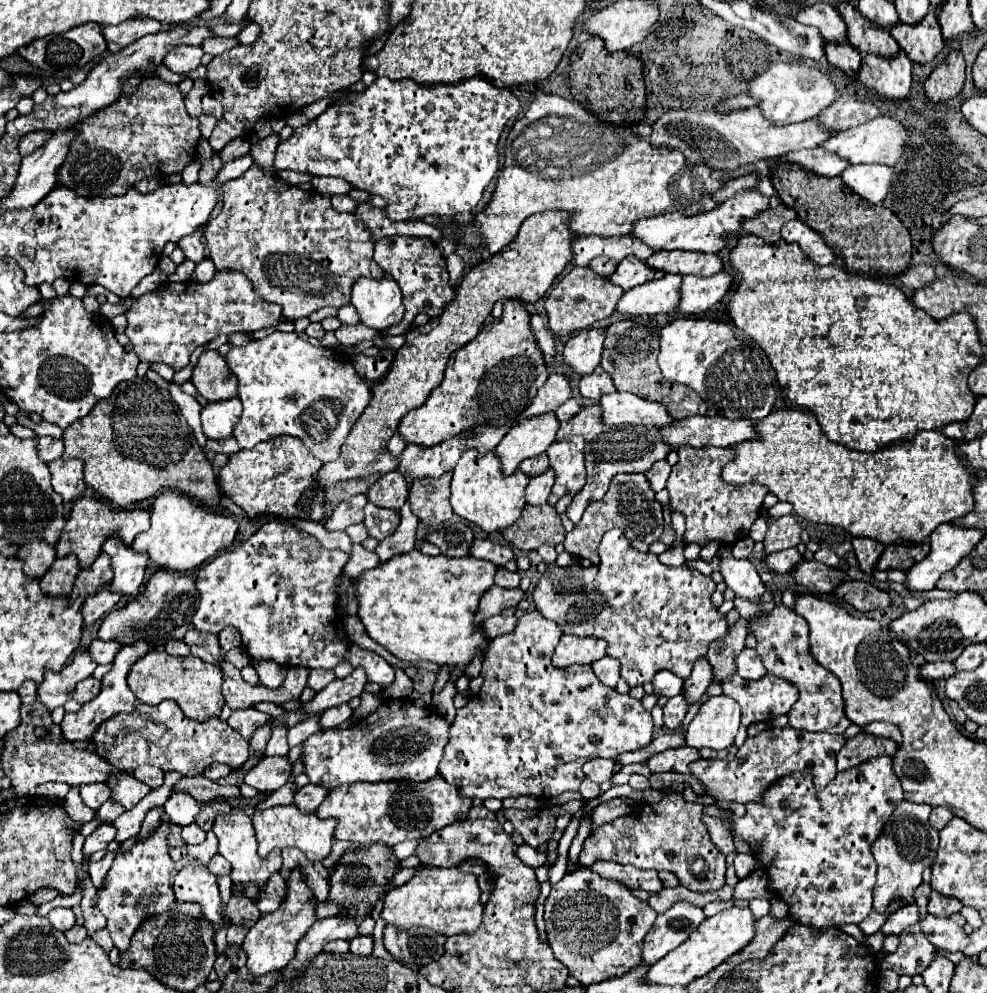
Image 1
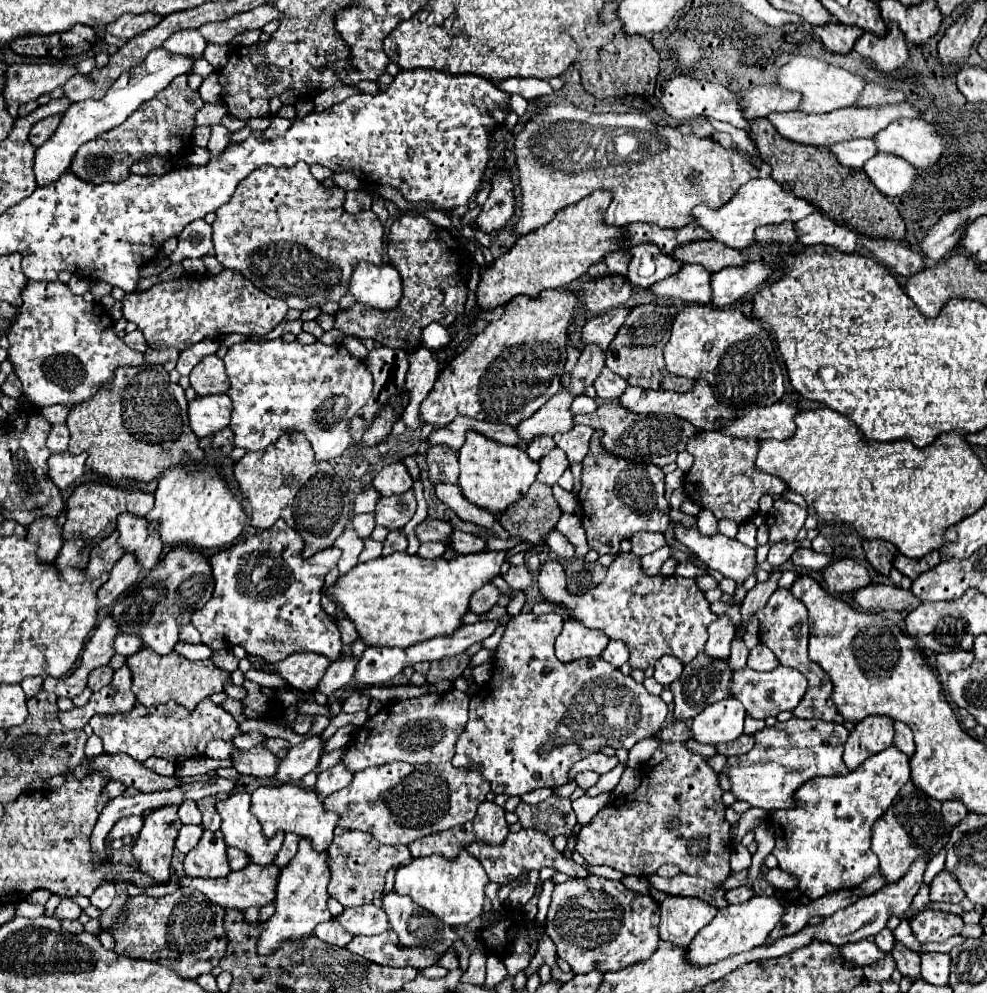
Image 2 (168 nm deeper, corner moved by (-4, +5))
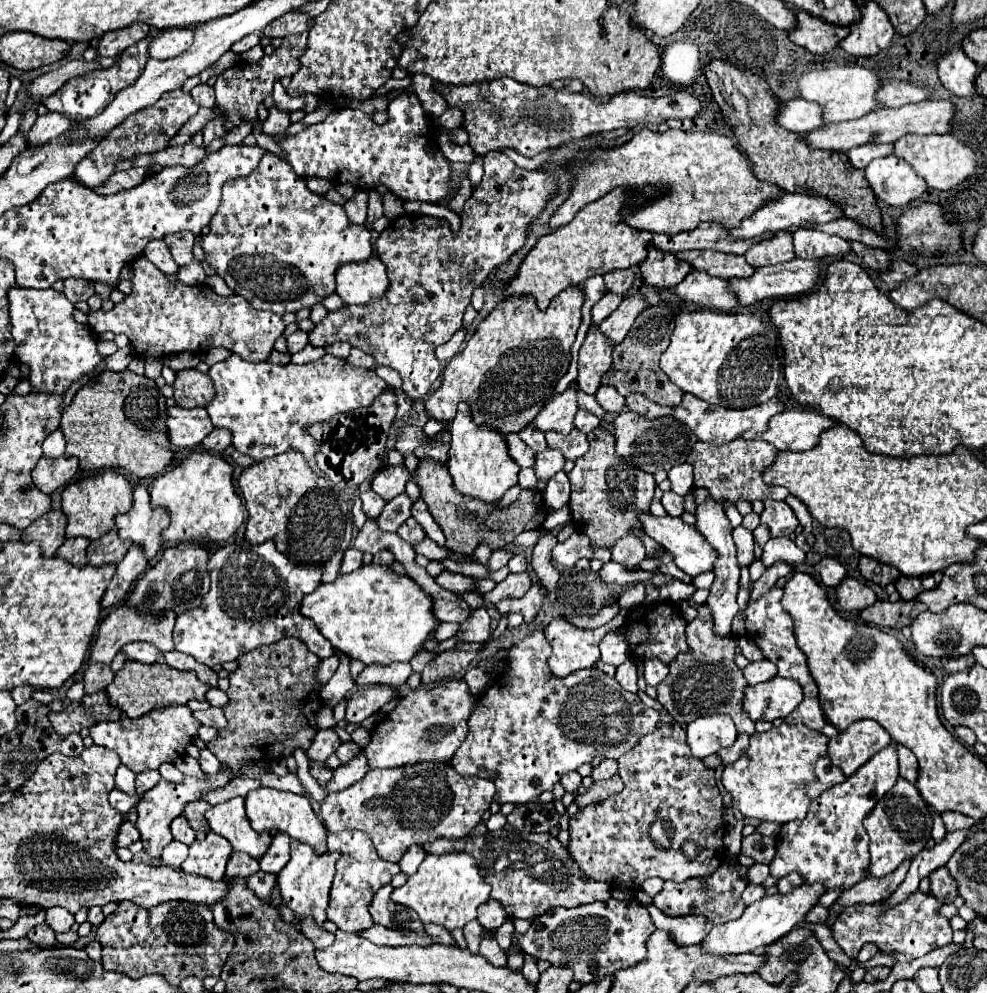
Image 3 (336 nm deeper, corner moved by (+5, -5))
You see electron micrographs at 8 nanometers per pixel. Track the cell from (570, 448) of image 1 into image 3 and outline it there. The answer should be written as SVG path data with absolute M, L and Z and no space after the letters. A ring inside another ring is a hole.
M573 429L567 435L559 435L557 431L553 431L553 433L547 431L545 437L547 437L547 445L553 447L553 449L559 449L565 455L565 459L569 459L569 461L579 459L589 449L587 435L583 431L579 431L579 429Z

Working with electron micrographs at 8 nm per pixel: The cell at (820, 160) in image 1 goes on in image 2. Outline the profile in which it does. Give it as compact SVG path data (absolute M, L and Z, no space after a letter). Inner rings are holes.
M852 139L852 141L830 145L828 151L836 155L840 165L848 169L860 169L870 157L876 155L876 145L870 139Z

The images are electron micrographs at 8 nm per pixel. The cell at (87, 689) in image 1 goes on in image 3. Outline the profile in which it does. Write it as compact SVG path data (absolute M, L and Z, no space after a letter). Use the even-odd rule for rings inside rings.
M89 663L89 667L85 669L85 693L95 693L105 689L107 685L111 685L113 681L113 671L109 665L105 663Z

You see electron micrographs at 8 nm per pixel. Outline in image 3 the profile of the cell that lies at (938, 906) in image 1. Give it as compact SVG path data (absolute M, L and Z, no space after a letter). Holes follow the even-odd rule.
M947 867L935 869L929 875L929 879L931 879L931 893L943 903L953 903L953 899L957 897L957 881L951 877Z

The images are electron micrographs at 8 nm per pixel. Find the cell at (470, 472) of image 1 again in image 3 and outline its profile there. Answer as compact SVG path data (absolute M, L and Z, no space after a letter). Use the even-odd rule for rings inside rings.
M459 403L457 417L451 421L449 433L451 433L451 449L447 467L455 481L457 491L461 491L463 495L471 495L475 499L483 499L487 503L497 503L509 487L517 485L519 465L511 459L505 437L493 427L477 427L471 419L467 403Z

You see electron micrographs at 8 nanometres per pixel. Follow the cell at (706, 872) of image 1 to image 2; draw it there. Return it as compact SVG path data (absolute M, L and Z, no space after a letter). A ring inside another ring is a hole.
M682 721L670 723L666 729L658 731L656 737L664 741L662 747L640 767L642 783L640 787L624 797L614 799L608 807L600 809L596 817L584 825L578 833L576 851L592 865L608 865L624 875L644 877L656 873L658 867L672 863L678 865L682 873L704 877L712 883L722 883L730 877L730 823L724 819L726 805L722 803L722 789L718 785L718 775L708 769L704 757L690 753L684 747L686 739L692 739L690 729Z

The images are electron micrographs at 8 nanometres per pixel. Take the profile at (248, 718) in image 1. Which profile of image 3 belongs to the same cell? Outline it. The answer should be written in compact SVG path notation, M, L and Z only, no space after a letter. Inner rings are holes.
M209 707L207 711L195 711L193 715L203 725L209 725L209 727L215 727L215 729L227 727L227 719L223 717L223 711L217 709L217 707Z

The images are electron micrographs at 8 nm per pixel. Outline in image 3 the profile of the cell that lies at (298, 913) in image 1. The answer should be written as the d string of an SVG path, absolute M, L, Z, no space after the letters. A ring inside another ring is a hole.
M299 841L291 843L291 859L289 863L283 867L283 871L277 875L279 881L279 891L281 891L281 899L283 903L295 911L297 921L305 919L305 917L313 917L317 925L323 925L327 915L327 903L329 903L329 889L333 883L333 875L335 875L335 861L339 859L339 851L335 853L323 853L317 855L313 851L313 847L303 845Z

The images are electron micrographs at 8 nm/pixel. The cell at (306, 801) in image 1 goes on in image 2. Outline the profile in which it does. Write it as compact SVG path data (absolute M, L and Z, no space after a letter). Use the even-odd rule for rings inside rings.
M338 763L332 769L328 769L328 771L324 771L324 773L318 775L318 781L314 785L314 791L318 793L320 799L324 799L324 797L336 793L338 789L346 787L348 781L352 781L352 773L348 769L344 769L344 765Z

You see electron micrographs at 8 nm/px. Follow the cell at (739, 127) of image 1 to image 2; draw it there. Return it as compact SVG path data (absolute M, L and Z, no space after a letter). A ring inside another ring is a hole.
M896 103L896 105L882 105L882 107L844 107L836 109L832 113L824 115L806 115L802 111L788 111L788 113L770 113L766 119L778 129L778 133L794 143L812 145L812 147L828 147L838 141L850 141L856 137L874 137L880 129L884 129L888 123L900 119L900 117L918 117L918 113L908 103Z

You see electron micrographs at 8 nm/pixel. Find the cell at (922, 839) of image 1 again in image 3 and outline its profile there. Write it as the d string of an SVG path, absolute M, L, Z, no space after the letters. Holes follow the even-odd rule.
M903 777L897 779L895 787L879 799L879 803L873 807L873 811L865 817L865 829L867 835L871 837L869 843L869 853L871 853L871 869L869 873L873 877L885 877L887 873L895 871L903 859L917 855L921 849L925 849L927 839L931 837L931 825L933 817L921 799L919 791L915 785L905 781Z

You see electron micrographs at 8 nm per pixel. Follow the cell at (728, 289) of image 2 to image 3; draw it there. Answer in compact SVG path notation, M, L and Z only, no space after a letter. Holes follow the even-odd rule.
M795 257L793 261L787 261L787 263L781 263L781 265L759 267L747 279L731 279L731 289L737 293L739 307L753 305L753 303L763 301L763 299L779 299L779 297L787 299L787 297L795 297L795 295L801 295L801 293L809 293L817 285L821 269L823 269L823 263L817 261L817 259L811 261L811 259Z

